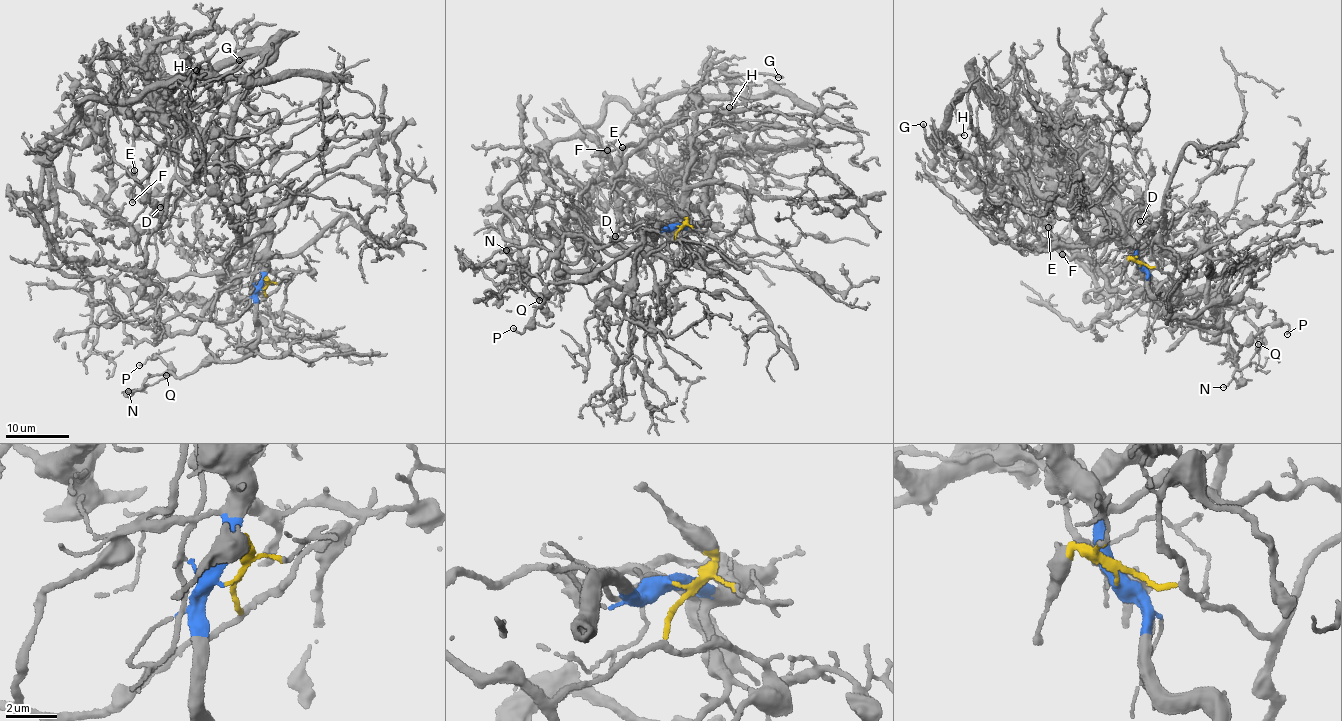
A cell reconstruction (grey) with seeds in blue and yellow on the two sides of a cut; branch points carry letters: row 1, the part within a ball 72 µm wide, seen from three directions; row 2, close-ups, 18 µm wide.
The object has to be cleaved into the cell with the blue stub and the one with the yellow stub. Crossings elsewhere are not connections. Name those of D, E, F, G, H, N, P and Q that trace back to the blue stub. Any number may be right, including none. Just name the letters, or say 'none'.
D, E, F, G, H, N, P, Q

